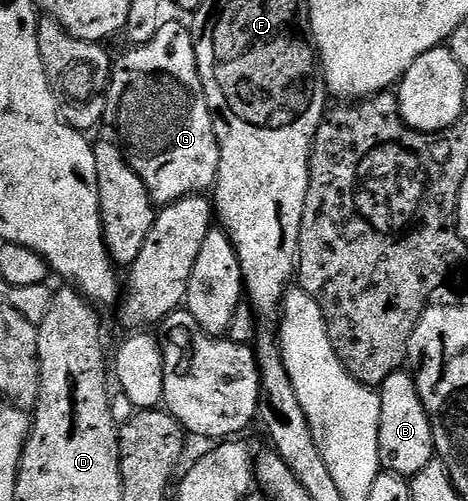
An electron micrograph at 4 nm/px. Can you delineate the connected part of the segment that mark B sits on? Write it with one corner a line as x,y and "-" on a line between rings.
400,371
389,375
377,389
381,399
379,420
379,464
386,472
408,479
417,475
421,467
436,460
433,431
429,415
421,403
421,395
410,372

